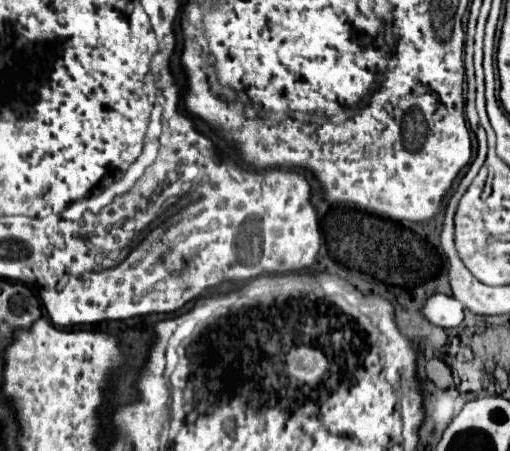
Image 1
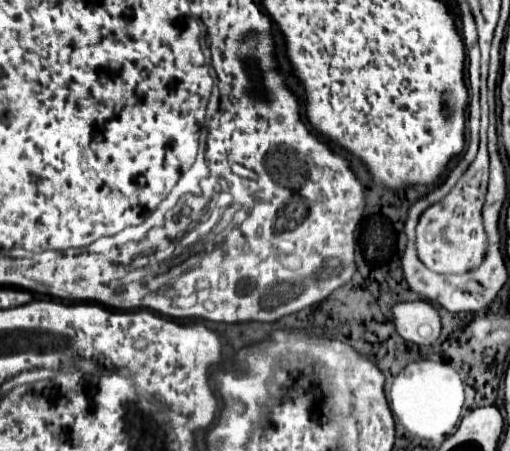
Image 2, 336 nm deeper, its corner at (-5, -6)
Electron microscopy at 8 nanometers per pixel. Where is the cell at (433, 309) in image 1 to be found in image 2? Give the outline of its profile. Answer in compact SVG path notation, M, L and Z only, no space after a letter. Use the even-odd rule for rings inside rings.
M426 300L400 302L392 306L392 324L396 332L418 346L430 346L440 336L440 316Z

